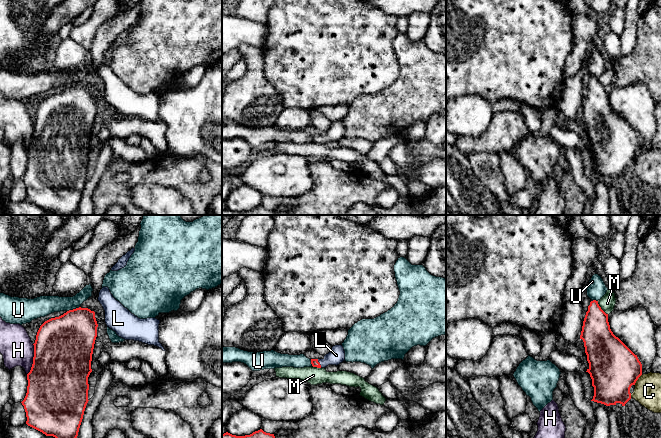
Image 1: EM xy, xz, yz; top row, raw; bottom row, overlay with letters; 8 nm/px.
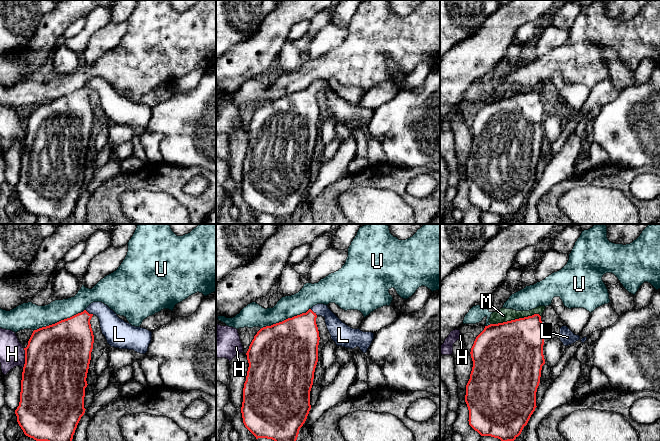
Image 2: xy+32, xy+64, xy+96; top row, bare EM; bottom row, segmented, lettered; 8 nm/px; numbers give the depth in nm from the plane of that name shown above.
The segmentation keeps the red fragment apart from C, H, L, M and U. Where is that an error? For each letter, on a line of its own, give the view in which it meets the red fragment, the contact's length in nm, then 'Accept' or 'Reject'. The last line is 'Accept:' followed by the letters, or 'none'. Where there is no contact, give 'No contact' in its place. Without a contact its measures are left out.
C: Touches red in yz. Shared border 110 nm. Reject
H: Touches red in xy. Shared border 260 nm. Reject
L: Touches red in xz. Shared border 80 nm. Accept
M: Touches red in yz. Shared border 140 nm. Reject
U: Touches red in xy. Shared border 110 nm. Reject
Accept: L

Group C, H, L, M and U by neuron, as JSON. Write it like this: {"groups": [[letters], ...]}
{"groups": [["C"], ["H"], ["L"], ["M"], ["U"]]}

